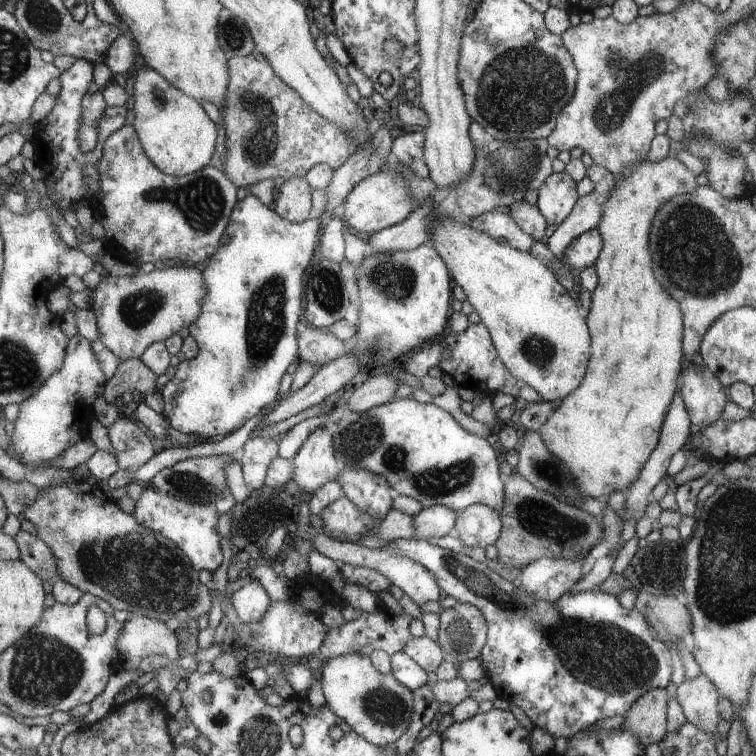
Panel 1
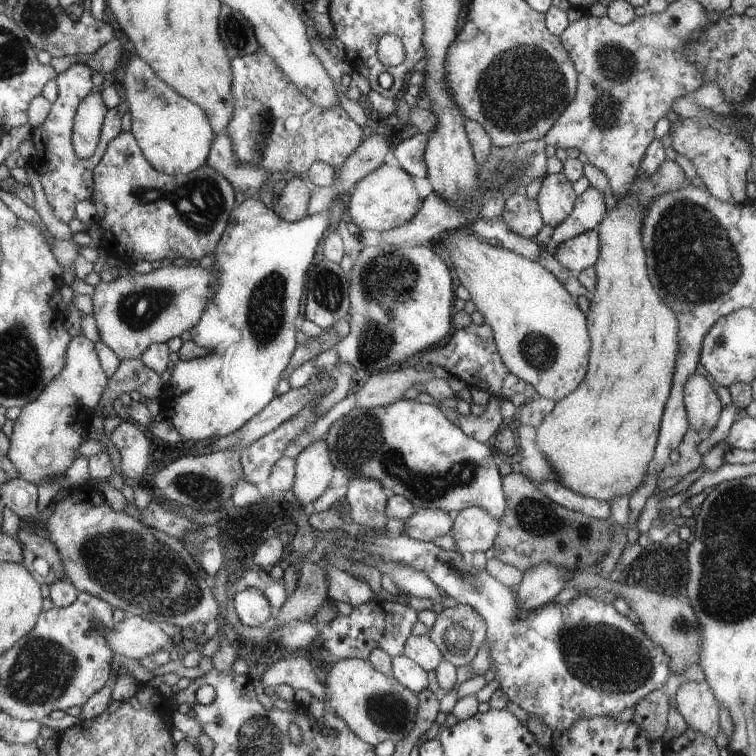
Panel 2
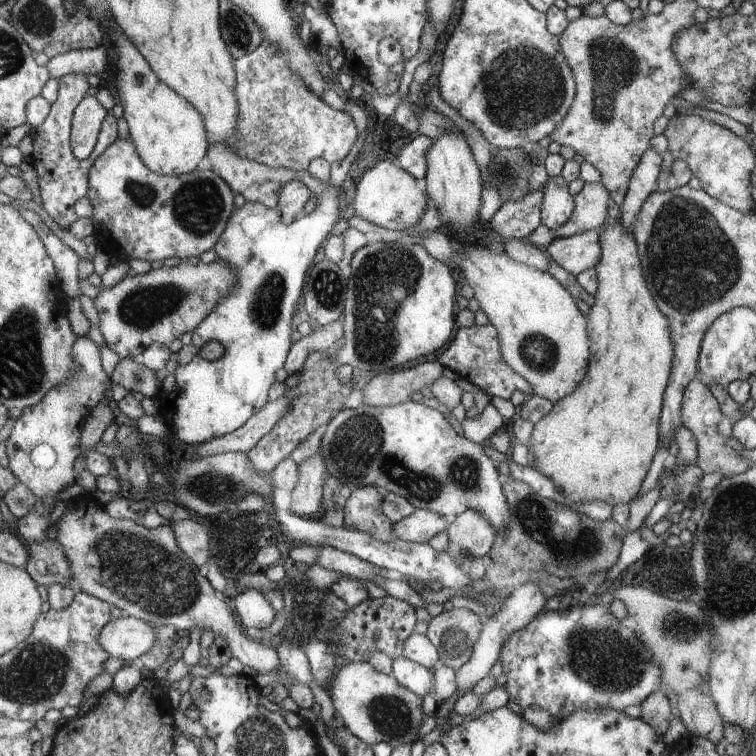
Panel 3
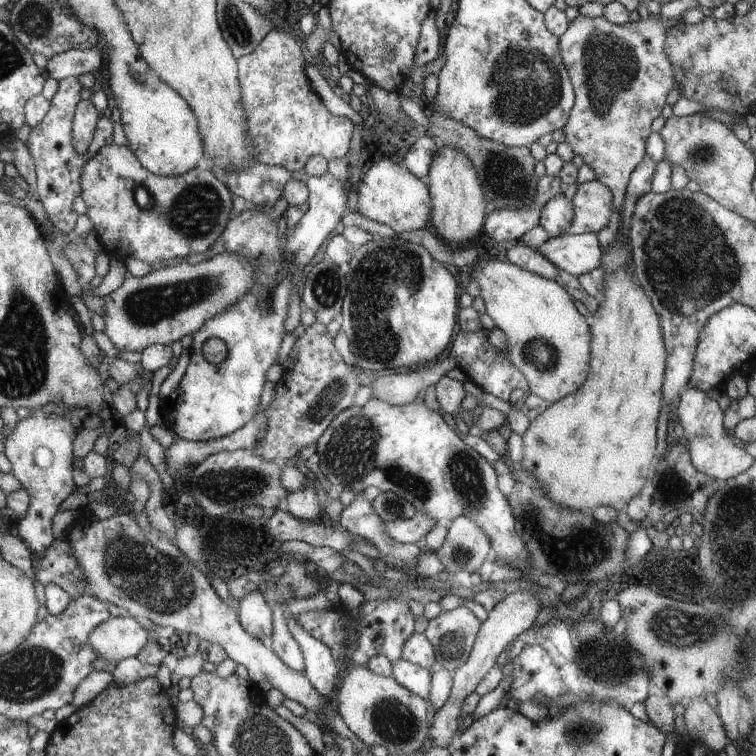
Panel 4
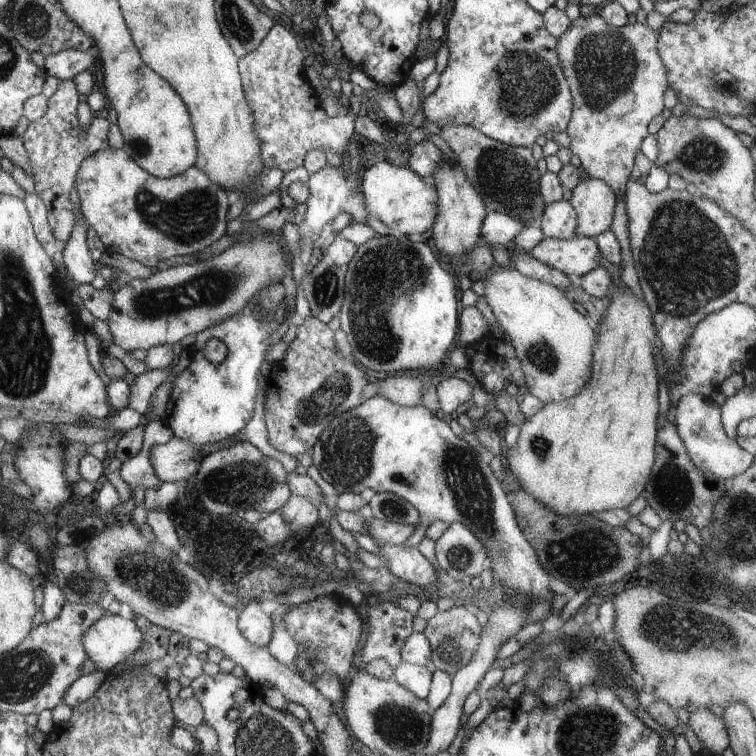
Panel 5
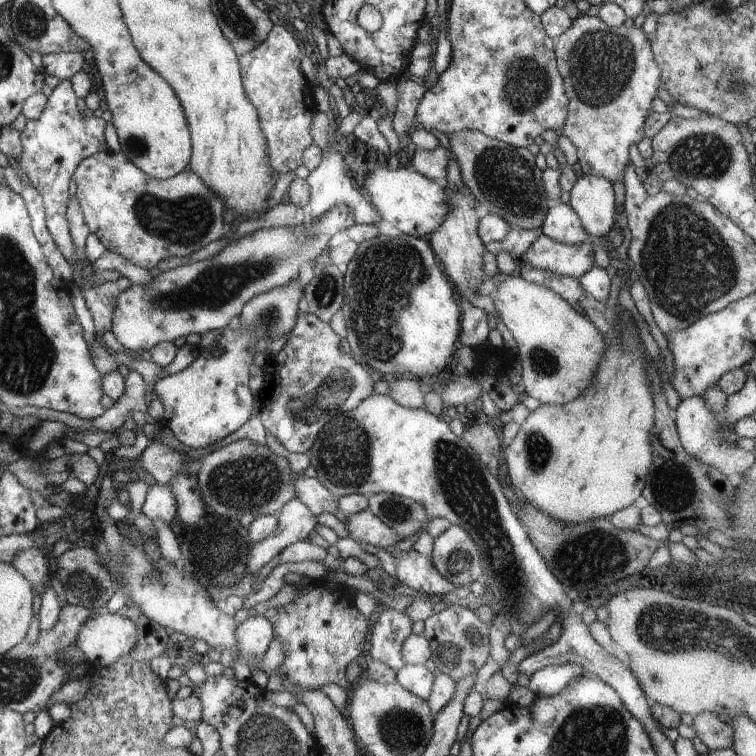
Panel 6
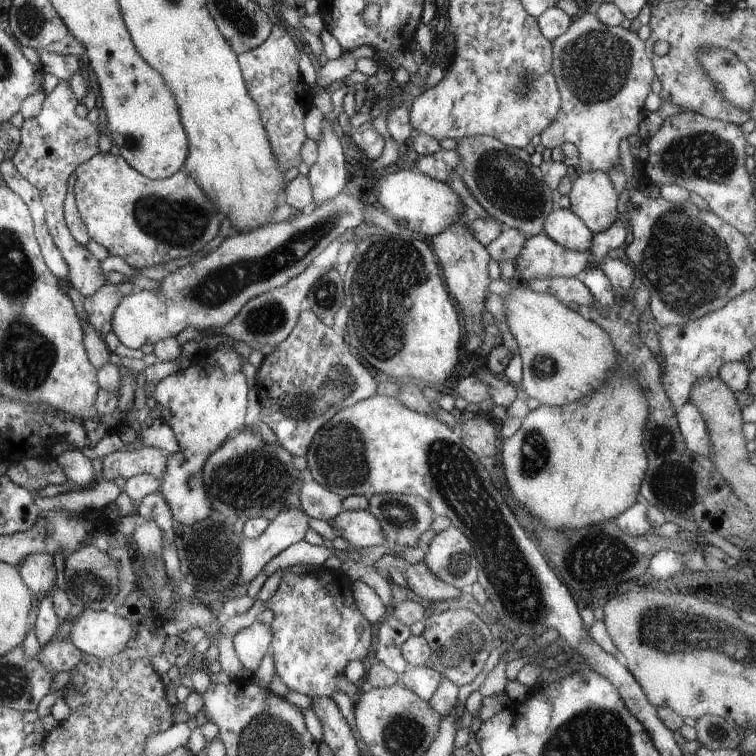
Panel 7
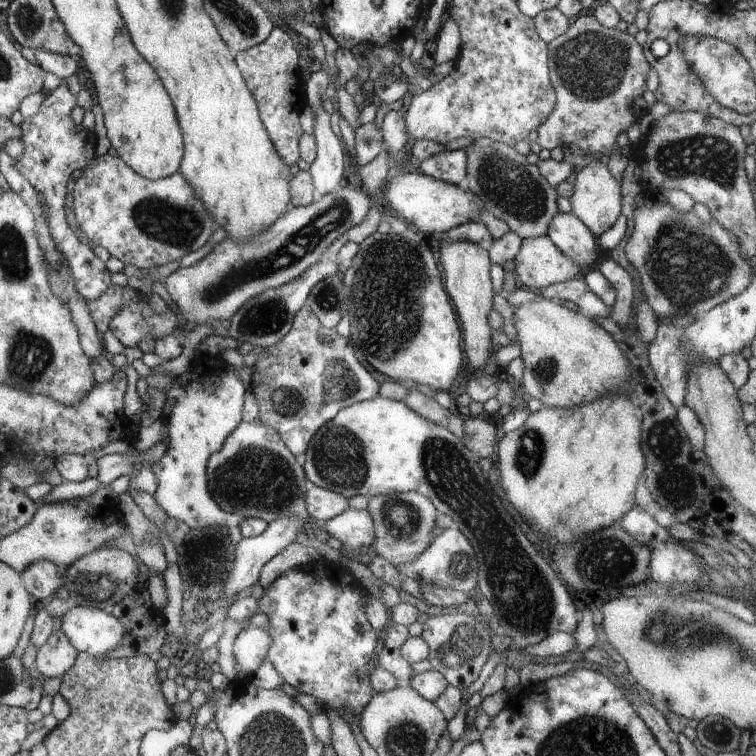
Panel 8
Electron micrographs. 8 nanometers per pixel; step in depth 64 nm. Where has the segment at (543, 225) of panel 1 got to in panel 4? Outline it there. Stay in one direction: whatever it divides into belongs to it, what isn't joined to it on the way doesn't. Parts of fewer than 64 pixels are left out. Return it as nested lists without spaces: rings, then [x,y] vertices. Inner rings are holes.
[[[544,174],[536,183],[536,196],[530,206],[522,210],[494,209],[484,222],[484,233],[488,234],[491,242],[519,240],[528,230],[538,225],[542,212],[542,201],[547,198],[556,198],[563,193],[563,182],[558,176]]]

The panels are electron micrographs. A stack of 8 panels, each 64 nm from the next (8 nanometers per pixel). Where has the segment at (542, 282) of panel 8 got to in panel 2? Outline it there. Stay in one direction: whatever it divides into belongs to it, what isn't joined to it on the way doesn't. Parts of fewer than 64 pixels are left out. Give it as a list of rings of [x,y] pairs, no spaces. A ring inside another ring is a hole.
[[[594,228],[562,242],[552,254],[564,268],[577,275],[596,264],[599,249],[599,231]]]

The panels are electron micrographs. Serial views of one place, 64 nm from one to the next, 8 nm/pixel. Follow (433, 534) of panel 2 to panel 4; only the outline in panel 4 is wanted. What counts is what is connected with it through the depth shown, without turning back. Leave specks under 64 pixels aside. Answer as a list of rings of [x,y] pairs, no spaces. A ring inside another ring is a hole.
[[[415,512],[415,515],[408,520],[386,521],[384,528],[386,534],[396,542],[404,544],[414,544],[428,535],[428,532],[436,526],[437,520],[432,520],[426,514]]]

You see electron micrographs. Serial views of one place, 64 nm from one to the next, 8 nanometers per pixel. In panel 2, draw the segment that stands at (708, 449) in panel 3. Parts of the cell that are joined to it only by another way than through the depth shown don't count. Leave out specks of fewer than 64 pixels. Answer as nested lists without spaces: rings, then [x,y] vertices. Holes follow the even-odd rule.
[[[694,374],[688,384],[684,387],[684,394],[686,395],[686,409],[688,415],[688,424],[694,428],[696,432],[701,432],[704,438],[712,434],[714,426],[718,424],[718,416],[722,412],[722,402],[716,394],[716,386],[702,374]]]

